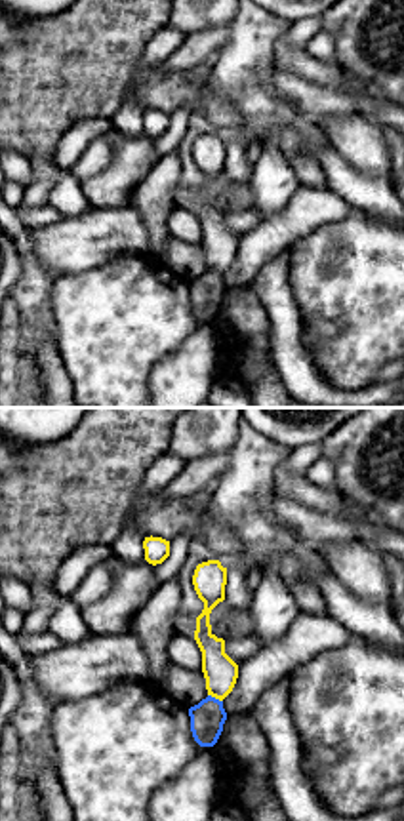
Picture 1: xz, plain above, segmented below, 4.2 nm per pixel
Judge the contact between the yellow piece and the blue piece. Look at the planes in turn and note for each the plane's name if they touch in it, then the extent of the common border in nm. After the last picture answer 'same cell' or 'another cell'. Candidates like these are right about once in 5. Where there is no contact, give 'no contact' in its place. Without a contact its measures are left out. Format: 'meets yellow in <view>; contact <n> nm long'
meets yellow in xz; contact 70 nm long

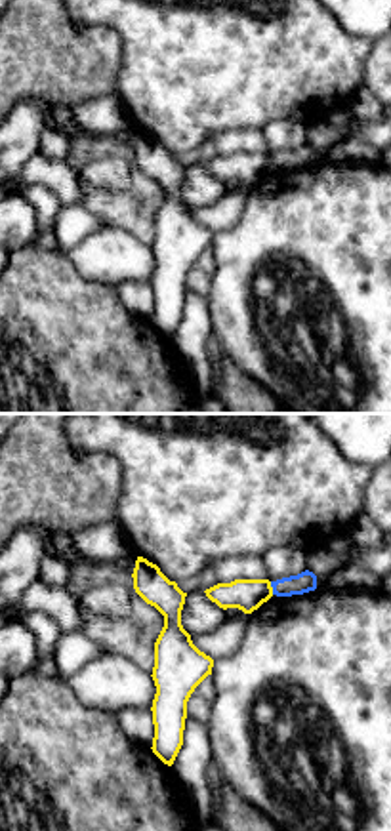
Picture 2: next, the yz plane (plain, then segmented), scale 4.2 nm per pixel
meets yellow in yz; contact 60 nm long

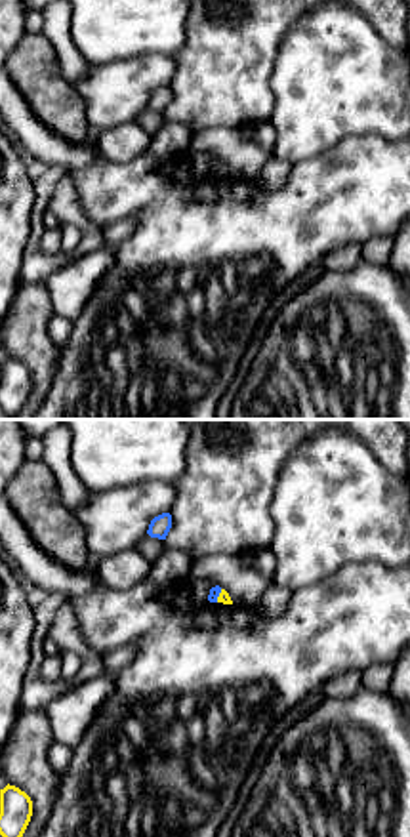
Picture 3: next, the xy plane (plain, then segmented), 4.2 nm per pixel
meets yellow in xy; contact 60 nm long

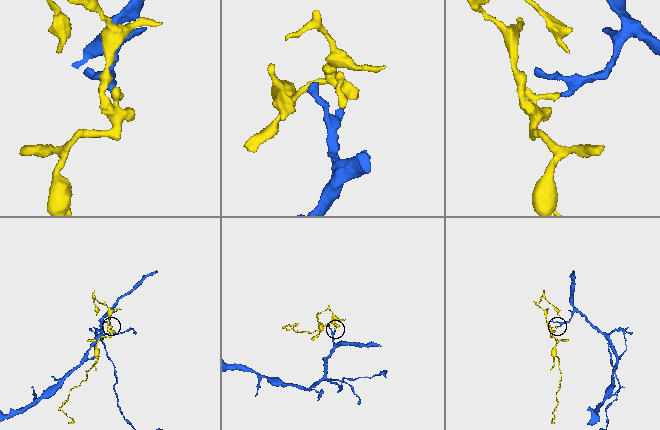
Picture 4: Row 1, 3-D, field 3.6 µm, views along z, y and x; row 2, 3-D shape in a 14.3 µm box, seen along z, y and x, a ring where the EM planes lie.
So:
another cell

